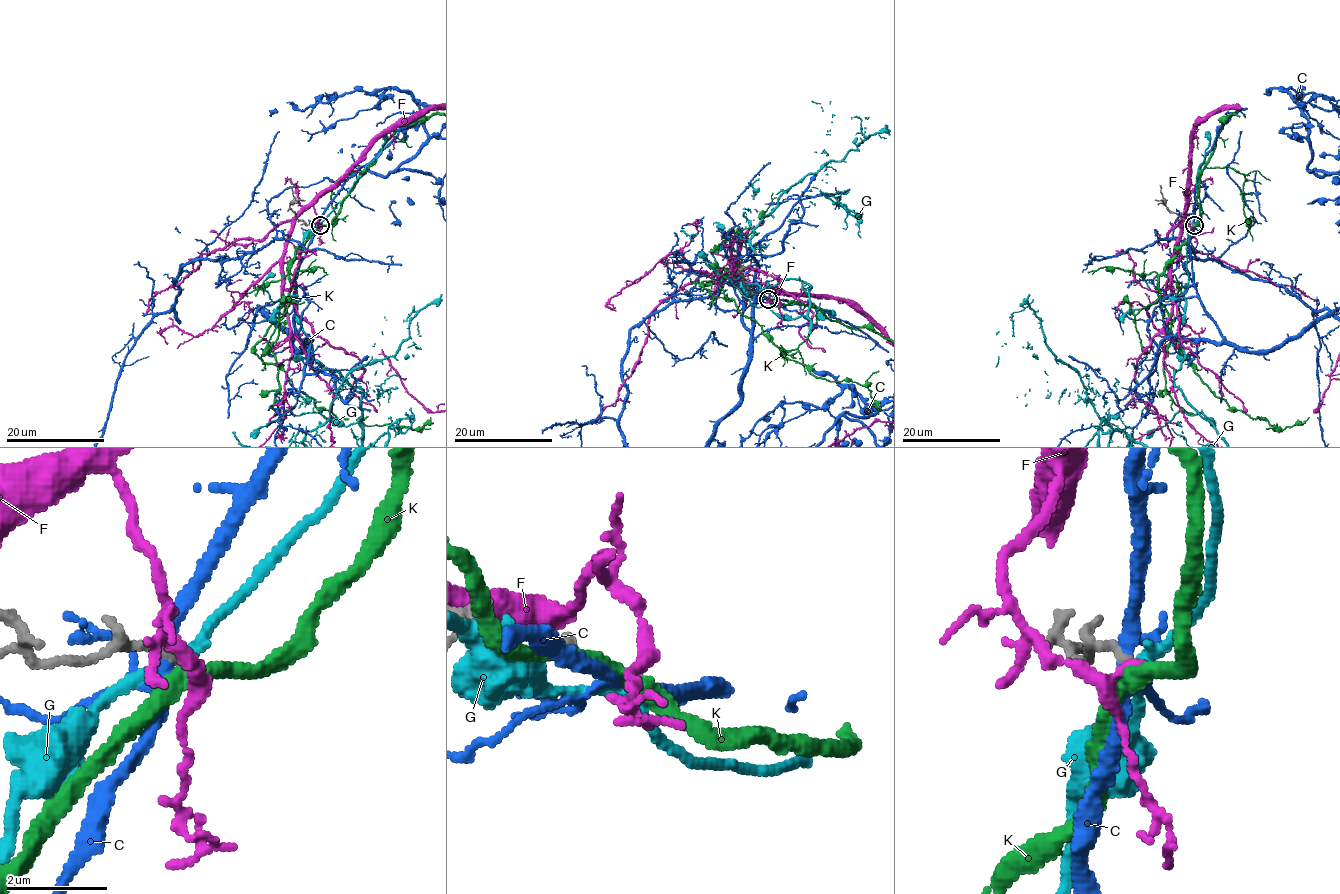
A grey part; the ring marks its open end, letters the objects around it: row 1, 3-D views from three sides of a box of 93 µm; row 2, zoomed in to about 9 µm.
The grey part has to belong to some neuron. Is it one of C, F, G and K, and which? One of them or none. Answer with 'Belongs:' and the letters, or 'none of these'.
Belongs: none of these

